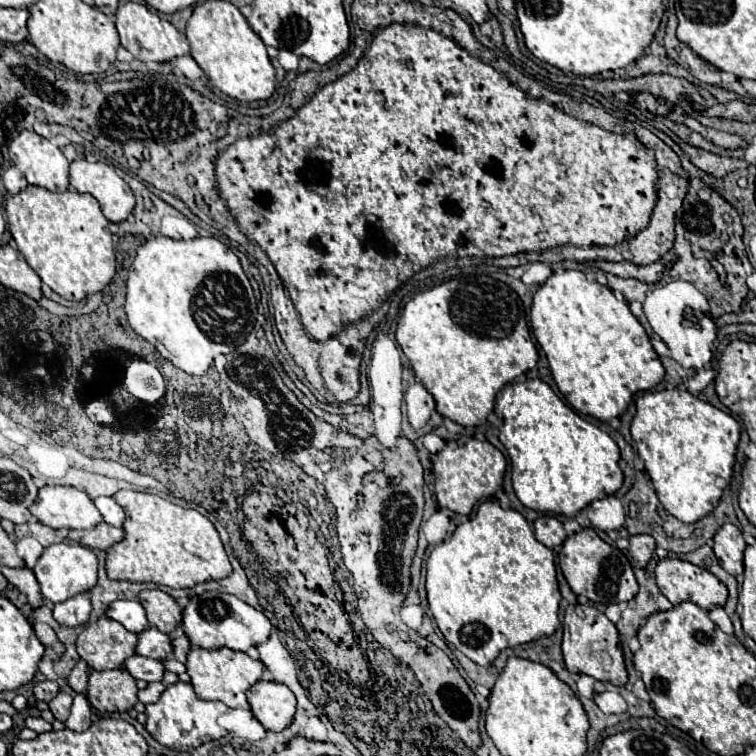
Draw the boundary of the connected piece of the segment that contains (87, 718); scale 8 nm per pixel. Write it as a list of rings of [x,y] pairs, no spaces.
[[[77,692],[75,698],[73,698],[71,714],[69,714],[65,726],[75,730],[75,732],[83,732],[91,726],[91,716],[93,716],[93,710],[91,710],[87,698],[85,698],[85,692]]]

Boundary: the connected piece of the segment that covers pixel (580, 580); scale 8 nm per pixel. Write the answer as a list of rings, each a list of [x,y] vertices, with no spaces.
[[[585,528],[577,534],[571,534],[559,552],[561,572],[577,596],[587,596],[593,604],[609,606],[609,604],[627,604],[637,592],[639,584],[635,580],[633,568],[627,556],[601,540],[593,528]]]

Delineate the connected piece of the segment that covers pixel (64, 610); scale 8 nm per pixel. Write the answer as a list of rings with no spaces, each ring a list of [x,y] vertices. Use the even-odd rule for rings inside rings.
[[[77,594],[65,602],[55,604],[53,618],[63,626],[79,626],[89,620],[91,614],[91,602],[87,594]]]

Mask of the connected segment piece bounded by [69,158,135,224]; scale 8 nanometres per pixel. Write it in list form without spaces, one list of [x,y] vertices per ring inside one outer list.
[[[77,158],[77,160],[71,162],[69,180],[71,180],[71,186],[77,192],[91,194],[101,204],[101,210],[103,210],[105,218],[111,220],[111,222],[115,222],[115,224],[127,220],[133,214],[133,210],[135,210],[135,196],[131,194],[131,188],[117,176],[115,168],[109,166],[109,164],[103,164],[103,162],[87,162],[85,158]]]

